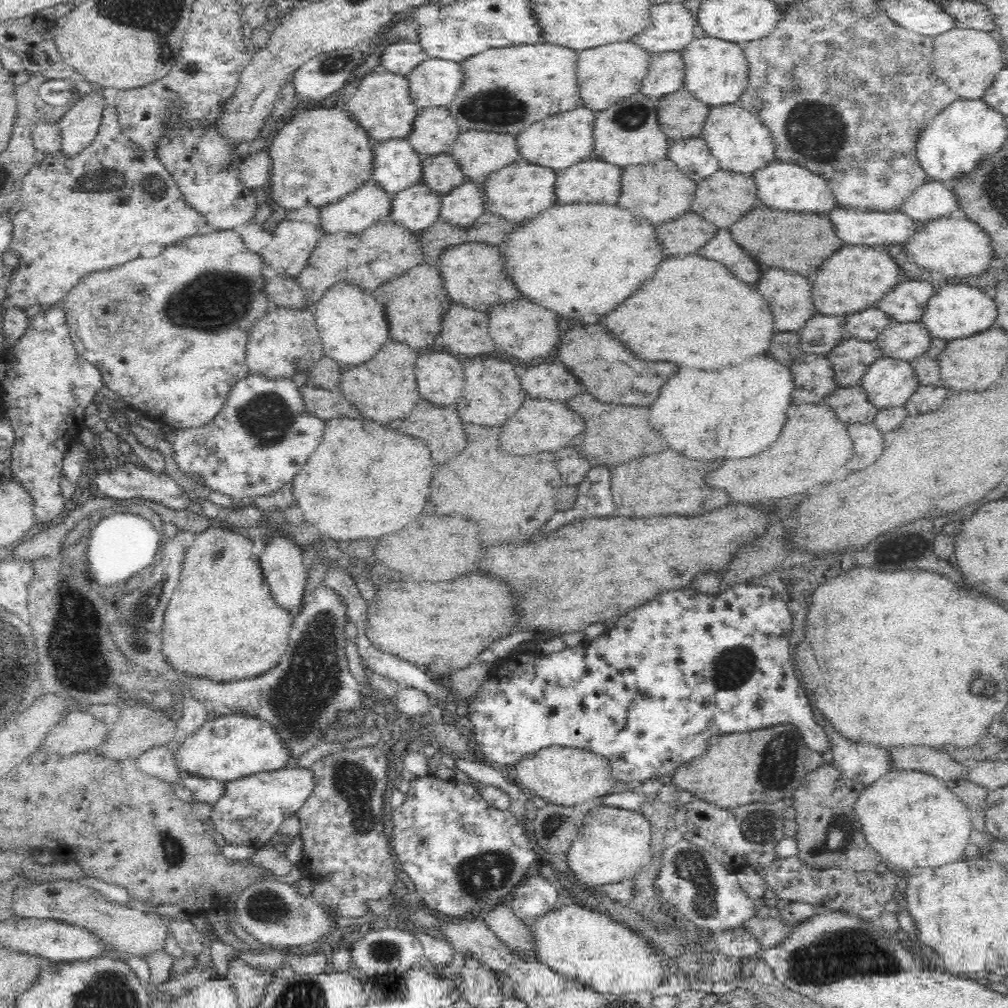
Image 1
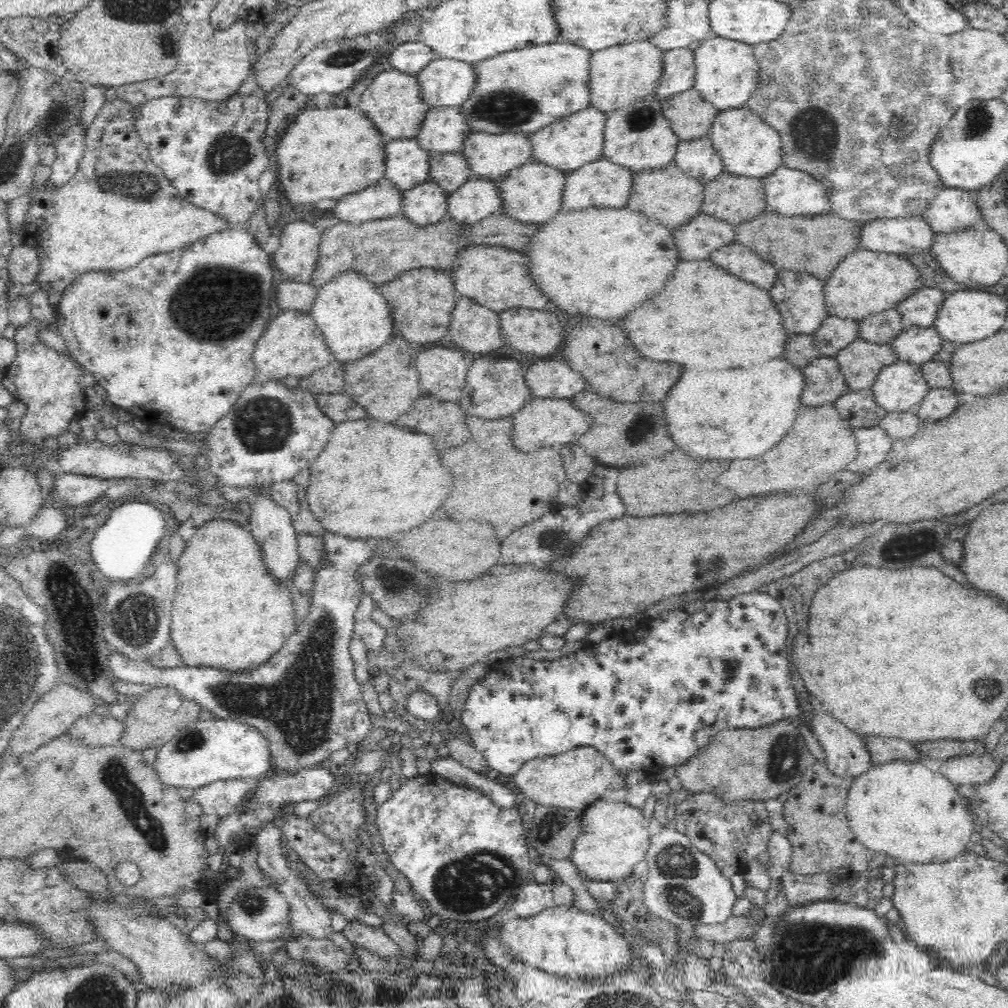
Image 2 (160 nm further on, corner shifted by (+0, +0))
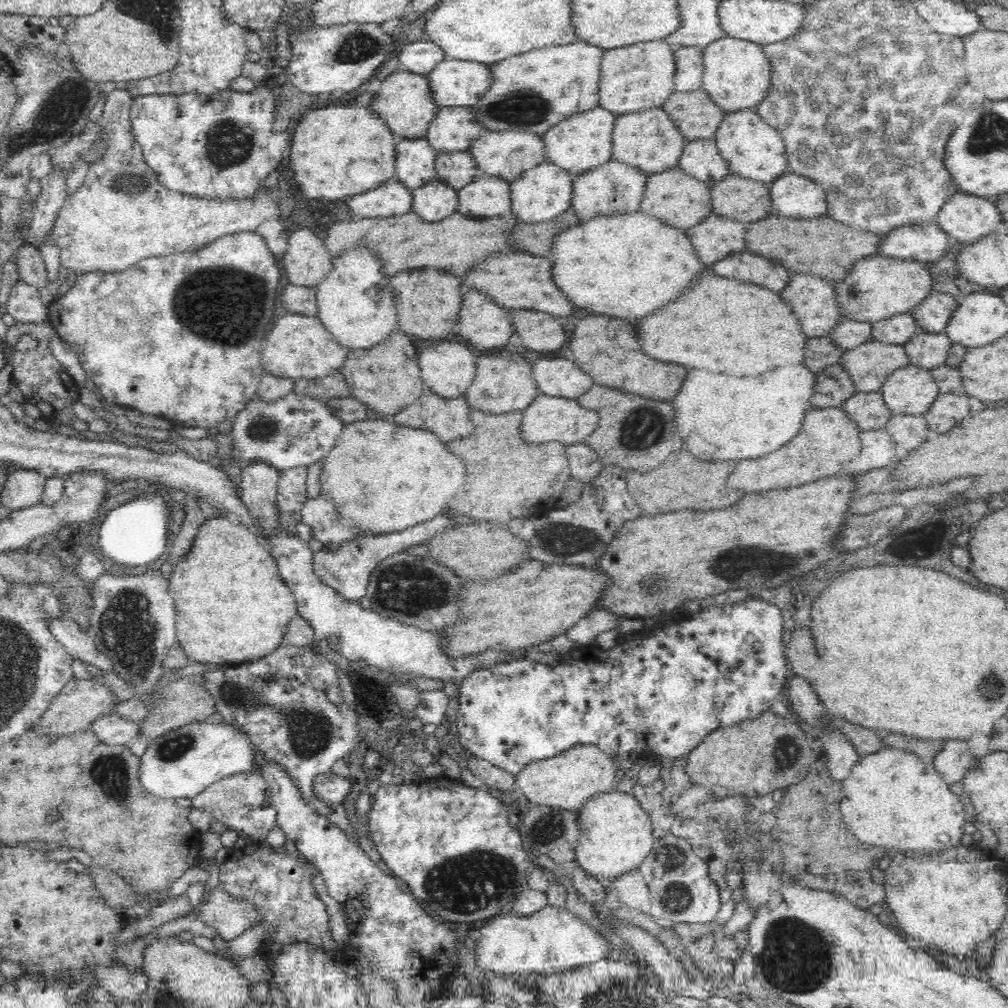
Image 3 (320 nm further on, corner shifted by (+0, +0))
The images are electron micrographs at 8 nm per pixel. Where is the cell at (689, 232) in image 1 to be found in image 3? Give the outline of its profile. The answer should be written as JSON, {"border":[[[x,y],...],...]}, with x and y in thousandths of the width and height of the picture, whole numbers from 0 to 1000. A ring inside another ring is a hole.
{"border":[[[704,212],[680,228],[692,260],[702,265],[738,246],[740,221]]]}

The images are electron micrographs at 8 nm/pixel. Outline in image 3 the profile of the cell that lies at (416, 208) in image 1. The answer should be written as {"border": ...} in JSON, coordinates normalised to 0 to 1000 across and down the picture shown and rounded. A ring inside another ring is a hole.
{"border":[[[432,177],[408,189],[408,210],[423,220],[435,220],[453,210],[453,189]]]}

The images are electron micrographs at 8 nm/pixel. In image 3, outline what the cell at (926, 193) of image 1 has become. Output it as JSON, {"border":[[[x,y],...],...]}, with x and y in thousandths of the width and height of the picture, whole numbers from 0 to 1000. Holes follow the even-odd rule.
{"border":[[[950,189],[936,200],[928,216],[932,225],[954,242],[984,231],[993,222],[986,198]]]}

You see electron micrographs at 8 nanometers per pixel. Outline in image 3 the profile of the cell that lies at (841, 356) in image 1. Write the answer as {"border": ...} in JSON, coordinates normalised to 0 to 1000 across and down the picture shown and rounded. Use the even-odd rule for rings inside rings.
{"border":[[[861,337],[838,347],[831,359],[843,372],[849,390],[873,388],[887,366],[902,360],[897,342]]]}

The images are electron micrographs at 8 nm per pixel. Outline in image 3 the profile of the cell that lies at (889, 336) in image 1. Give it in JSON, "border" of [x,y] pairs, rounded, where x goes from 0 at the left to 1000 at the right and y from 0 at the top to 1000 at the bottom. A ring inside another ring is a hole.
{"border":[[[911,327],[896,342],[903,361],[923,367],[938,361],[944,339],[938,329],[929,331]]]}

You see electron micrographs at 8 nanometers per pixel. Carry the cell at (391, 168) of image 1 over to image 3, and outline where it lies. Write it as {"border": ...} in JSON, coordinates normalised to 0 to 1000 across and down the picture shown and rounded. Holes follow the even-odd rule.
{"border":[[[422,136],[394,139],[391,177],[407,189],[425,183],[433,177],[433,153]]]}

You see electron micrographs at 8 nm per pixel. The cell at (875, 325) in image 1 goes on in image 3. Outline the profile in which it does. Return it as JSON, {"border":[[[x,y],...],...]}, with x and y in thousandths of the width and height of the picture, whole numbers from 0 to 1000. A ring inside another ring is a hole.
{"border":[[[903,310],[887,311],[885,313],[864,320],[865,338],[896,342],[911,328]]]}

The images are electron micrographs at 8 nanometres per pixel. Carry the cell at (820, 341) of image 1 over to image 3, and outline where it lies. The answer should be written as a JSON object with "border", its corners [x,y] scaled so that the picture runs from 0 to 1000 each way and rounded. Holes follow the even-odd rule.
{"border":[[[834,313],[821,333],[831,345],[838,348],[863,337],[864,320],[861,318],[846,318]]]}

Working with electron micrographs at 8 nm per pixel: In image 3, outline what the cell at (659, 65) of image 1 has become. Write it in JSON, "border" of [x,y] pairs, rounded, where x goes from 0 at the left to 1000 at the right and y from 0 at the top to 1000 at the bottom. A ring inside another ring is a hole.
{"border":[[[676,47],[668,52],[670,70],[668,91],[685,91],[695,87],[697,49],[694,47]]]}

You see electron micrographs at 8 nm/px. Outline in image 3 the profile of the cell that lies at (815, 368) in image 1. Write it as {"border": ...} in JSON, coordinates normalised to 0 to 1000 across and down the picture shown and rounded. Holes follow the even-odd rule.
{"border":[[[832,360],[822,361],[809,370],[806,395],[806,405],[834,404],[843,395],[849,385],[843,372]]]}

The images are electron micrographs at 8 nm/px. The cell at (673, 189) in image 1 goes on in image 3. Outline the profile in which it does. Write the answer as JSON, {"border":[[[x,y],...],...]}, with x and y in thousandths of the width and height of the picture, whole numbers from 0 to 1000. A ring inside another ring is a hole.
{"border":[[[671,165],[669,168],[642,174],[638,193],[634,200],[634,209],[679,229],[706,212],[703,188],[704,186],[701,183],[681,173]]]}

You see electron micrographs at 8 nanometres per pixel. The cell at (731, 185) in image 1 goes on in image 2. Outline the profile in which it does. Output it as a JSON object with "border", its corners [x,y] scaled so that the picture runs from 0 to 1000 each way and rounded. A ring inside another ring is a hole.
{"border":[[[718,169],[708,179],[697,184],[695,210],[730,224],[756,210],[760,202],[758,192],[756,177],[732,175]]]}

